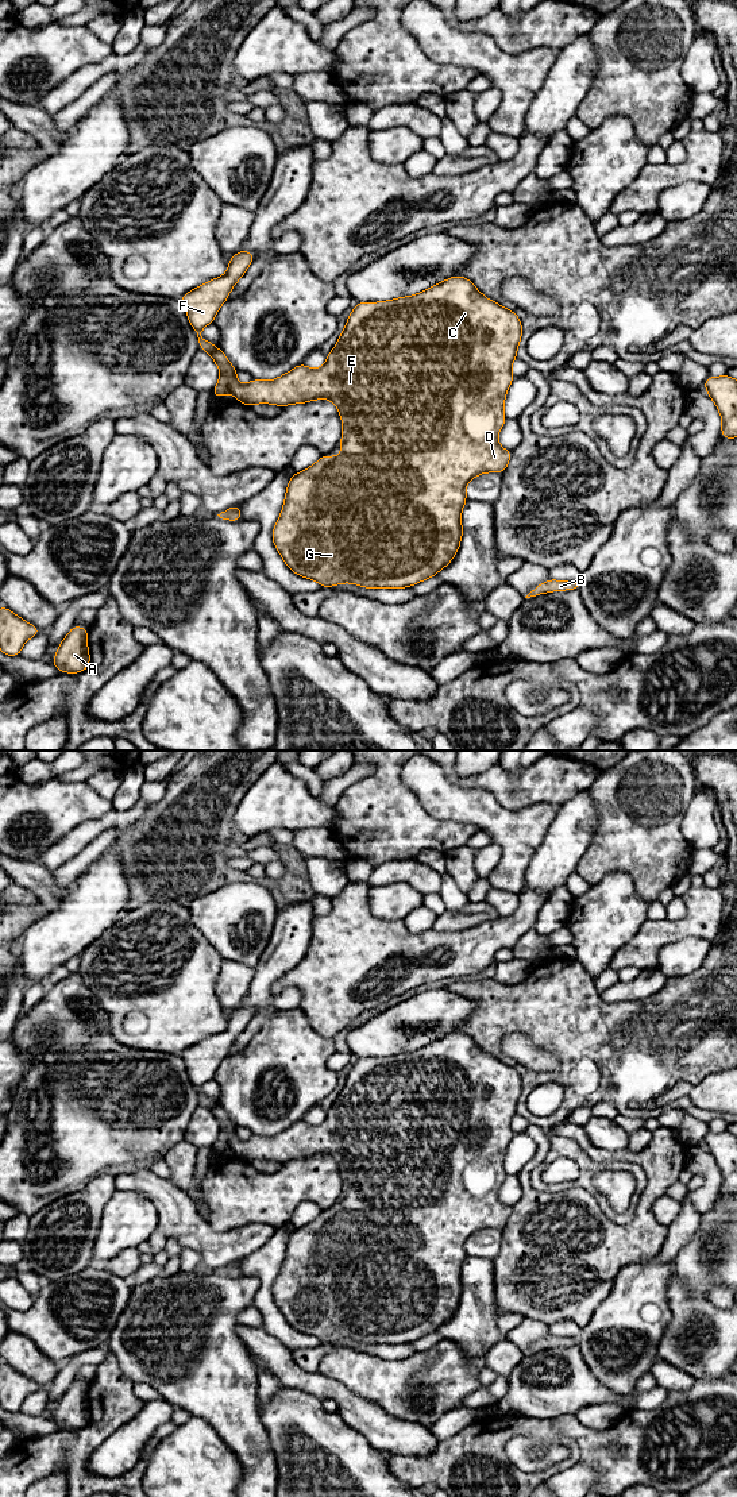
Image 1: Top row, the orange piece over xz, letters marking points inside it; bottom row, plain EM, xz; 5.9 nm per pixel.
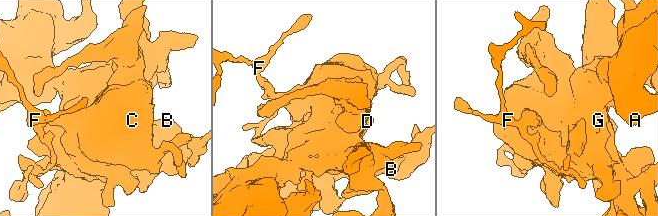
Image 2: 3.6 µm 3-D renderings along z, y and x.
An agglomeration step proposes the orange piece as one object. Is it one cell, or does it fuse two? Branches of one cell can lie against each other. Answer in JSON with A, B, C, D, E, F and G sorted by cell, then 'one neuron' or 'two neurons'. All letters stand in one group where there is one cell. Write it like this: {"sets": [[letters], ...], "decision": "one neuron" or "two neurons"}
{"sets": [["A", "B", "C", "D", "E", "G"], ["F"]], "decision": "two neurons"}

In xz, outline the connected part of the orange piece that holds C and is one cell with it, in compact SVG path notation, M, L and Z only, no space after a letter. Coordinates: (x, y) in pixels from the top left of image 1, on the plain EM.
M460 1031L451 1033L414 1052L398 1053L381 1058L362 1058L352 1065L347 1080L320 1124L309 1124L304 1119L271 1137L254 1135L242 1141L236 1135L238 1126L229 1119L225 1110L217 1104L212 1115L228 1133L229 1149L247 1162L254 1160L273 1160L281 1164L292 1160L305 1160L315 1155L329 1155L339 1166L343 1180L340 1205L342 1212L323 1211L313 1222L292 1231L281 1272L273 1284L273 1300L286 1322L297 1331L316 1336L323 1343L340 1339L354 1339L367 1344L404 1344L412 1343L447 1323L455 1313L463 1292L462 1266L467 1258L466 1242L483 1228L503 1228L512 1208L498 1199L498 1188L506 1177L503 1169L505 1151L513 1138L512 1120L517 1114L517 1103L522 1093L522 1081L518 1072L502 1061L486 1054L474 1039Z

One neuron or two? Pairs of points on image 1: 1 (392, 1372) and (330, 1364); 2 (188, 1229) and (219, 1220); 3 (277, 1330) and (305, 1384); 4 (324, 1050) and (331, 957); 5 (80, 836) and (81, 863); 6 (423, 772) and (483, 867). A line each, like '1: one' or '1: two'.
1: one
2: two
3: two
4: two
5: two
6: two

